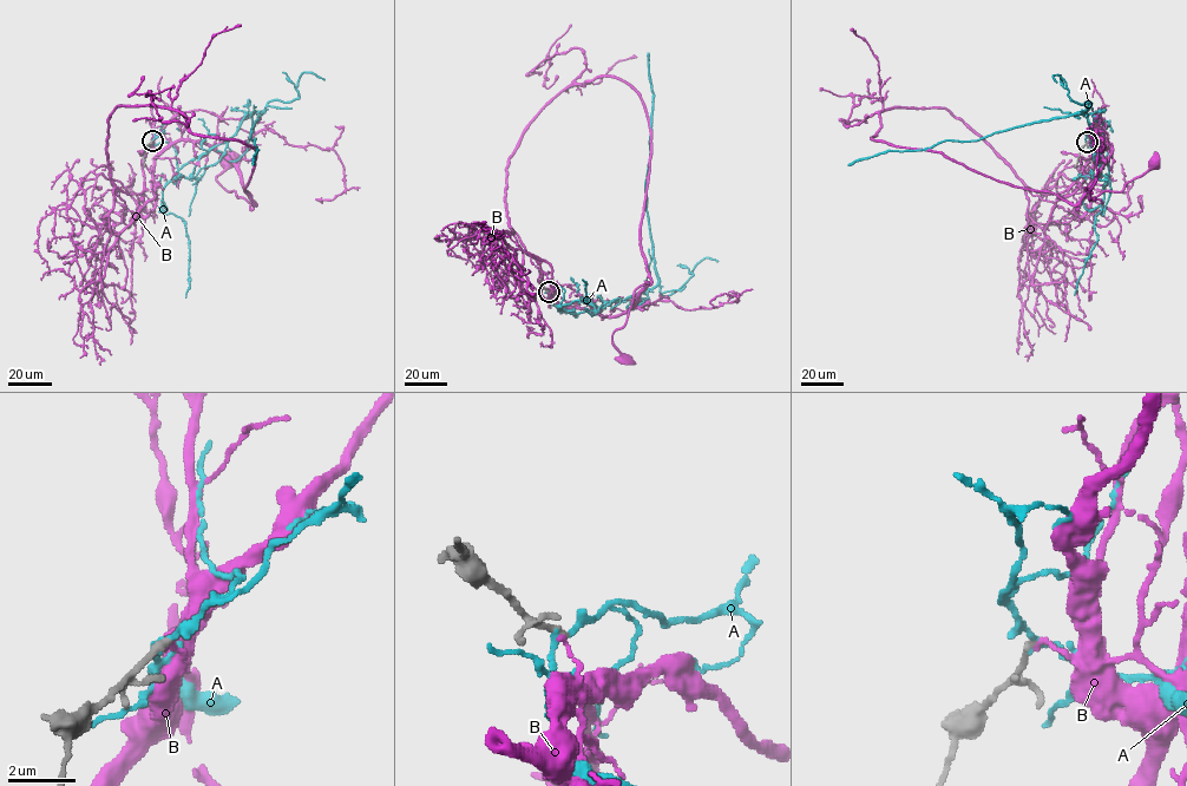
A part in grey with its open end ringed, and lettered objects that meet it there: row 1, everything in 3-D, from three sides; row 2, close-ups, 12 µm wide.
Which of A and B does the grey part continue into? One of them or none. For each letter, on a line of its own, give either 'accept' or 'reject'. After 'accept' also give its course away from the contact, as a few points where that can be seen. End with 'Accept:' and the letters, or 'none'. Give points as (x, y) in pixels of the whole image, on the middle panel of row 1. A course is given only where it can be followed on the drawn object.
A: reject
B: reject
Accept: none

